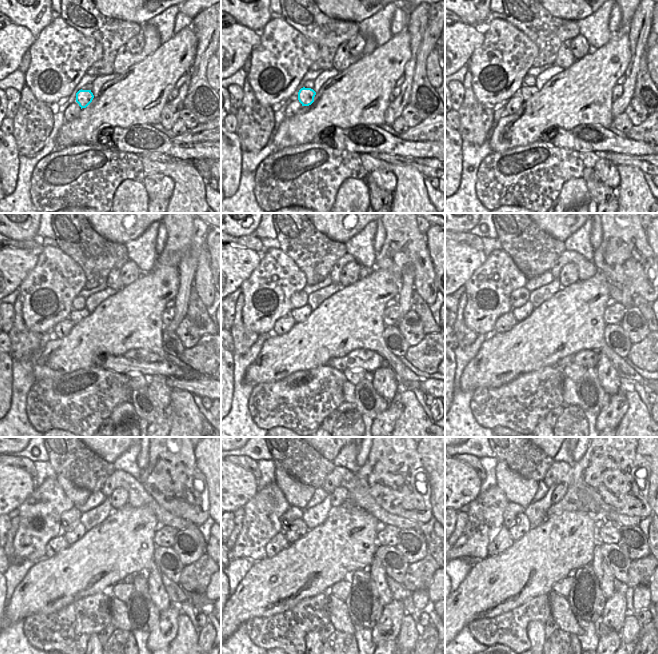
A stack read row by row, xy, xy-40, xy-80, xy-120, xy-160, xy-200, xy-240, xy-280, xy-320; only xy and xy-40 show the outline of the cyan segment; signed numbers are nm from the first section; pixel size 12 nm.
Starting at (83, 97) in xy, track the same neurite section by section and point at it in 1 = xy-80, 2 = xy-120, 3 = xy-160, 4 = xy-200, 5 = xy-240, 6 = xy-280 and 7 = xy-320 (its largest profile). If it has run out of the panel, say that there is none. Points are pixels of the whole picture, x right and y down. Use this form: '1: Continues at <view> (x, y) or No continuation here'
1: Continues at xy-80 (525, 92)
2: Continues at xy-120 (76, 316)
3: Continues at xy-160 (301, 314)
4: Continues at xy-200 (520, 313)
5: Continues at xy-240 (78, 532)
6: Continues at xy-280 (298, 529)
7: Continues at xy-320 (522, 525)

